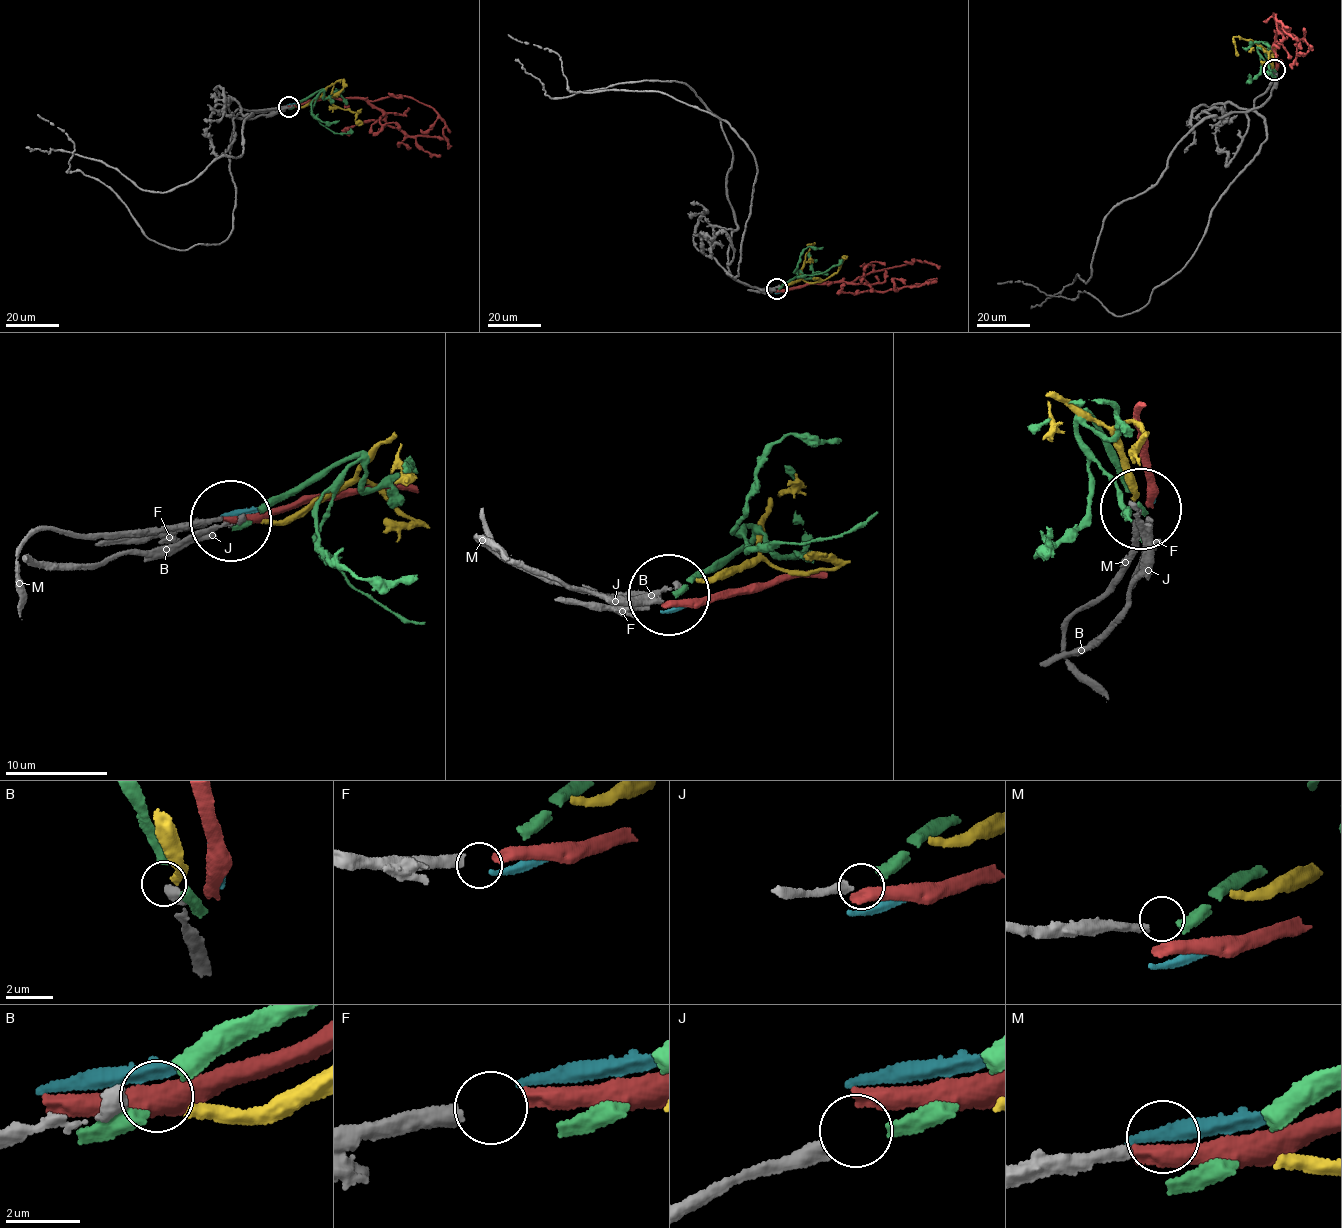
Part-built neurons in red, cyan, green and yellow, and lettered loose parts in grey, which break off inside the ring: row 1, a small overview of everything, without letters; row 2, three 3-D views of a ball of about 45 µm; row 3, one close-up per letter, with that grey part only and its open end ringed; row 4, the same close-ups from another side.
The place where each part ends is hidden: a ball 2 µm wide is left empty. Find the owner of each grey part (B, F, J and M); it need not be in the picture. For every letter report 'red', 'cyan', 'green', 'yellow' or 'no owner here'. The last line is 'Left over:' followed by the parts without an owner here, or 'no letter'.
B: yellow
F: red
J: green
M: no owner here
Left over: M

